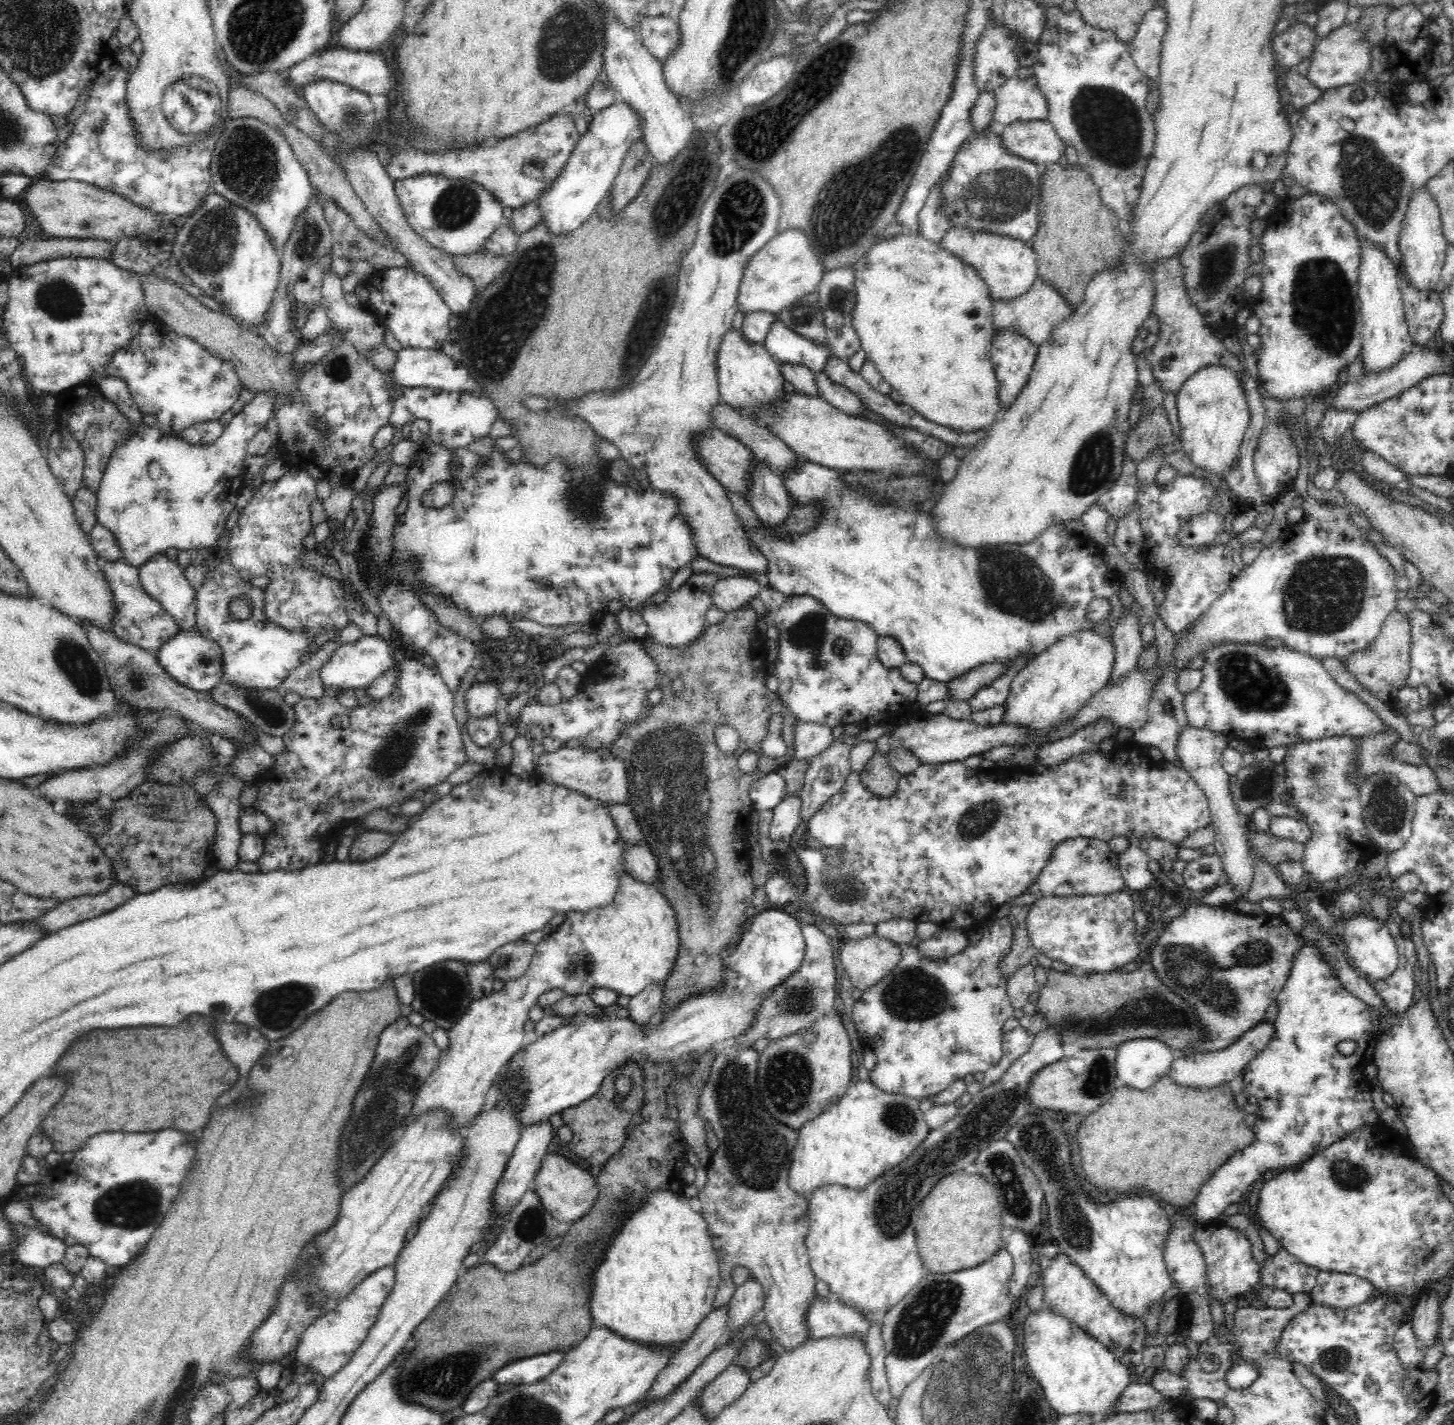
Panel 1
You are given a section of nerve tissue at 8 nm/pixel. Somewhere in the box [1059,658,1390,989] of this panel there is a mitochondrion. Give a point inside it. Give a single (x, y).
(1254, 953)

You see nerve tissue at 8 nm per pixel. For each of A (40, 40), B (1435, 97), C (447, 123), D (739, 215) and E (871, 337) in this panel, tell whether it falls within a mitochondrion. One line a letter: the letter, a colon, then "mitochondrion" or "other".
A: mitochondrion
B: other
C: other
D: mitochondrion
E: other

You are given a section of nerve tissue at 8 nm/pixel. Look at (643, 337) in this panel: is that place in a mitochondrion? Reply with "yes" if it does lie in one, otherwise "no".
yes

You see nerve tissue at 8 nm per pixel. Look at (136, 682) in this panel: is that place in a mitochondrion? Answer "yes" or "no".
no

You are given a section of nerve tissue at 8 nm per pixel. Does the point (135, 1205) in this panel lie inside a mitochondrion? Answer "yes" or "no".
yes

